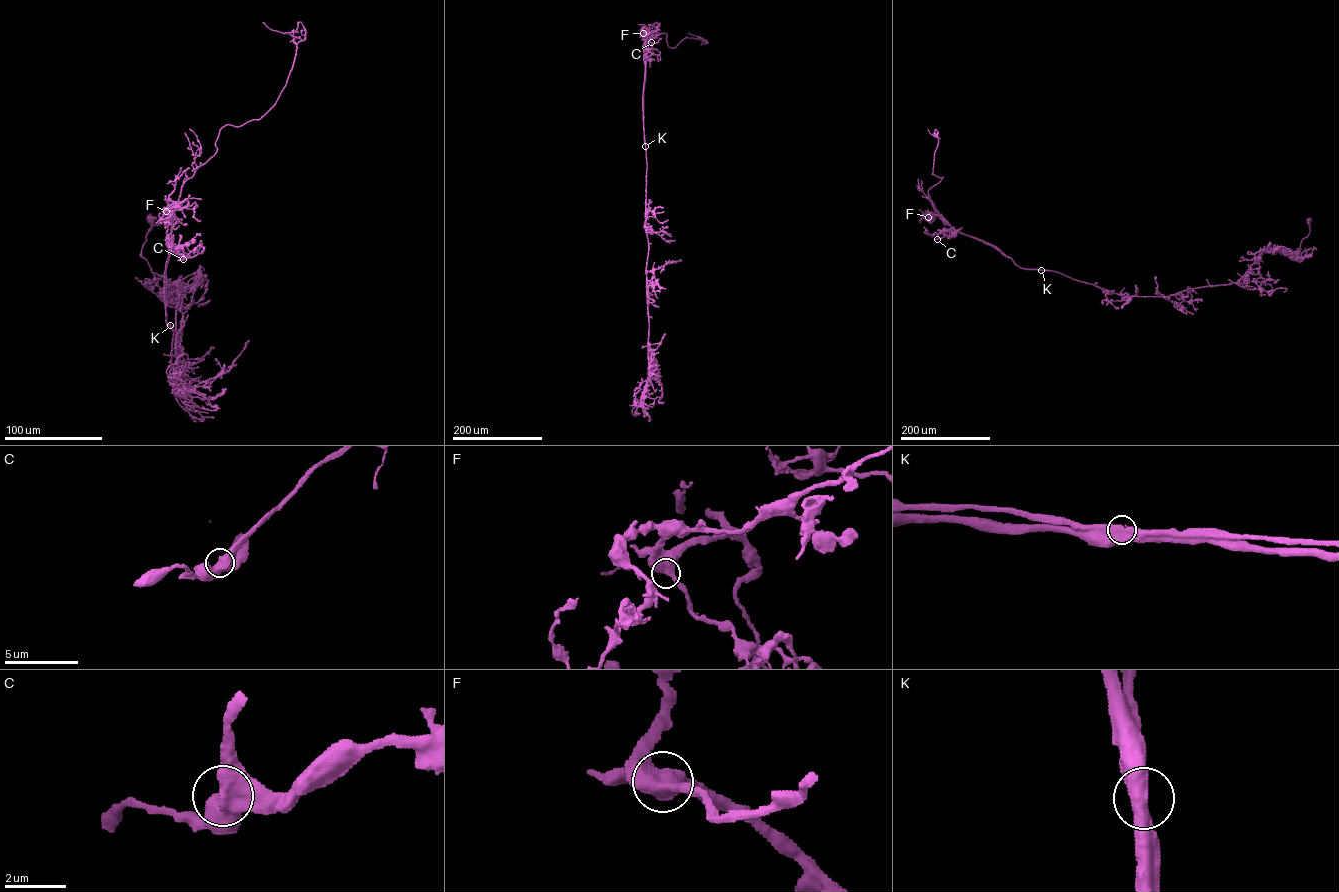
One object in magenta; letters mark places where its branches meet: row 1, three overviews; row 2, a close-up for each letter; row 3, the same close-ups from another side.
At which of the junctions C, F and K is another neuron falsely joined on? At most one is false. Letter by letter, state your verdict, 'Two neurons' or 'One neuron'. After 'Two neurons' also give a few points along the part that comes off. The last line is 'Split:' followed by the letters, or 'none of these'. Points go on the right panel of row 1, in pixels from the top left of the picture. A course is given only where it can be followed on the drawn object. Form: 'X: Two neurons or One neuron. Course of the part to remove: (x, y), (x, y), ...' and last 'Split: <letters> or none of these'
C: One neuron
F: One neuron
K: Two neurons. Course of the part to remove: (1041, 269), (1021, 268), (939, 215), (928, 192), (943, 177), (932, 174), (938, 138), (928, 129)
Split: K

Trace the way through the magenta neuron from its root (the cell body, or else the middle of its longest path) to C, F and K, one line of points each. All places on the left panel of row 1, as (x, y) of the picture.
C: (152, 218), (141, 256), (160, 293), (176, 281), (178, 286), (172, 384), (167, 244), (183, 259)
F: (152, 218), (141, 256), (160, 293), (178, 285), (177, 384), (166, 211)
K: (152, 218), (141, 256), (160, 293), (178, 285), (171, 382), (177, 384), (170, 380), (170, 325)

